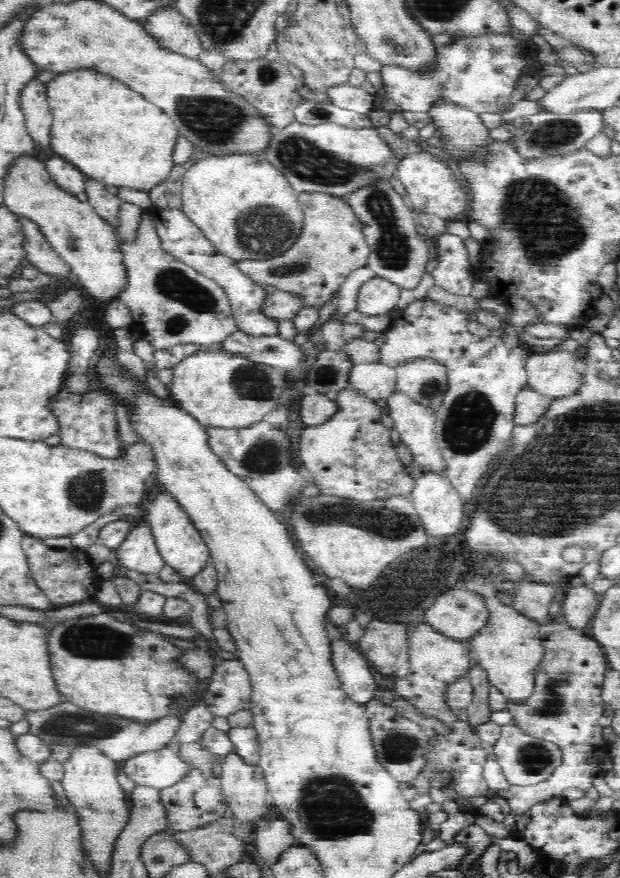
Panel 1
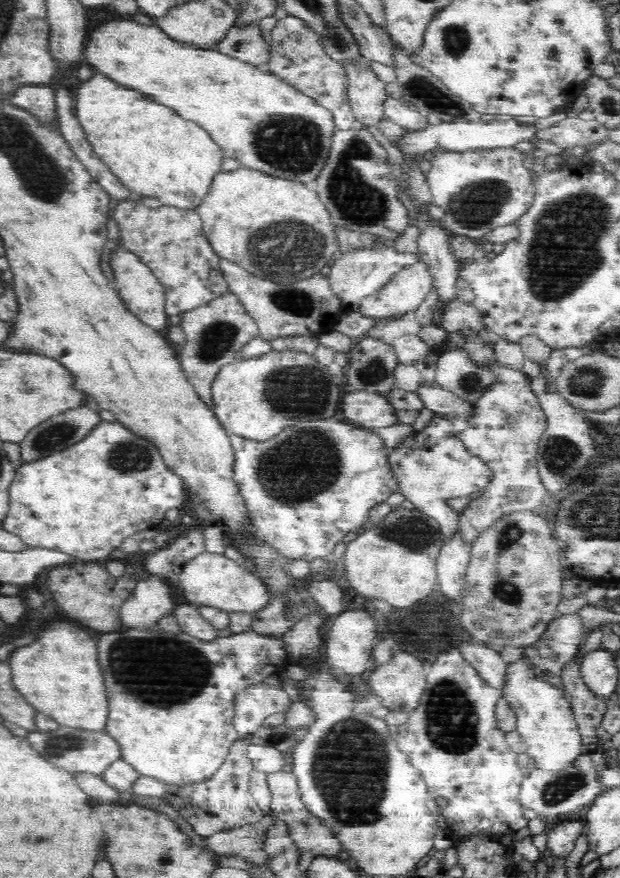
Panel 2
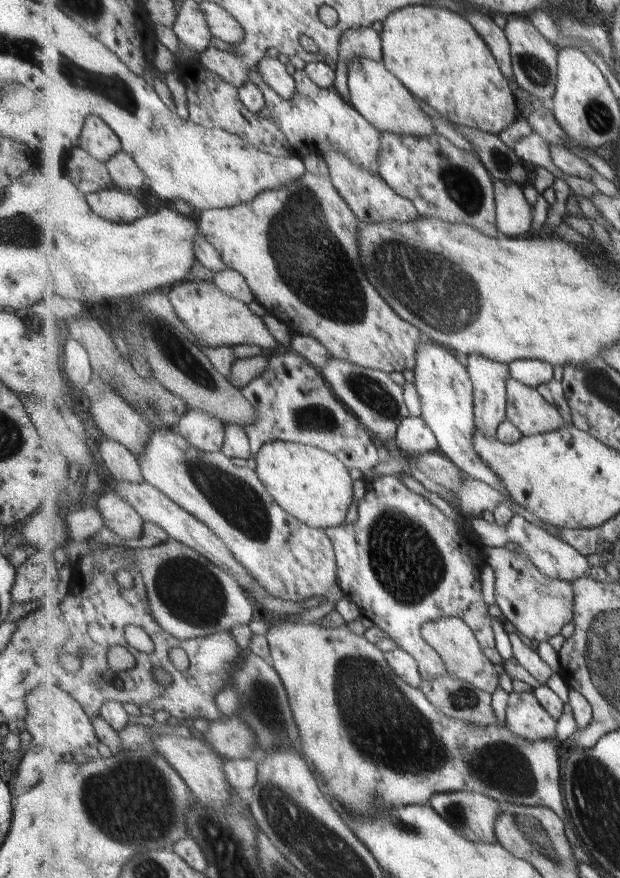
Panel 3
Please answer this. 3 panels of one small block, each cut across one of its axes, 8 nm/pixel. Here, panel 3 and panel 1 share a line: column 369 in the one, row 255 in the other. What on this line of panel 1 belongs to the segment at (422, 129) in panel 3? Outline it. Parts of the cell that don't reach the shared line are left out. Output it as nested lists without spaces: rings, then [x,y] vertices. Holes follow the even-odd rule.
[[[33,154],[14,155],[12,162],[8,162],[8,170],[4,171],[3,204],[14,215],[36,225],[44,240],[70,266],[75,283],[93,298],[94,304],[104,305],[116,299],[116,294],[124,286],[124,265],[120,264],[116,229],[101,220],[90,203],[60,189],[52,181],[45,163],[36,160]]]

